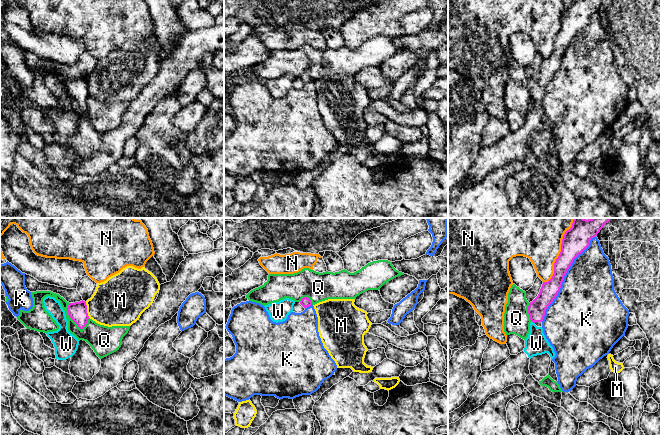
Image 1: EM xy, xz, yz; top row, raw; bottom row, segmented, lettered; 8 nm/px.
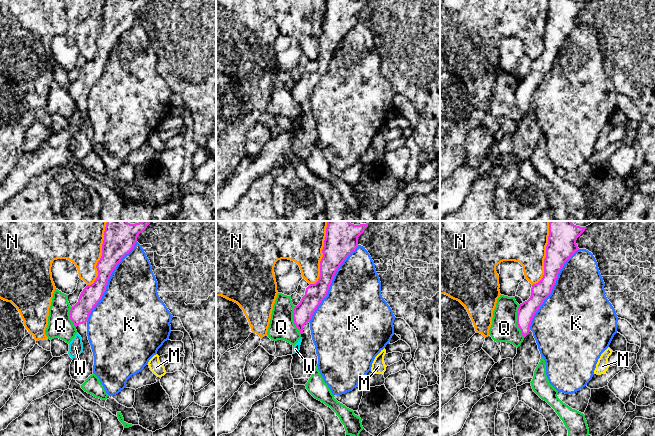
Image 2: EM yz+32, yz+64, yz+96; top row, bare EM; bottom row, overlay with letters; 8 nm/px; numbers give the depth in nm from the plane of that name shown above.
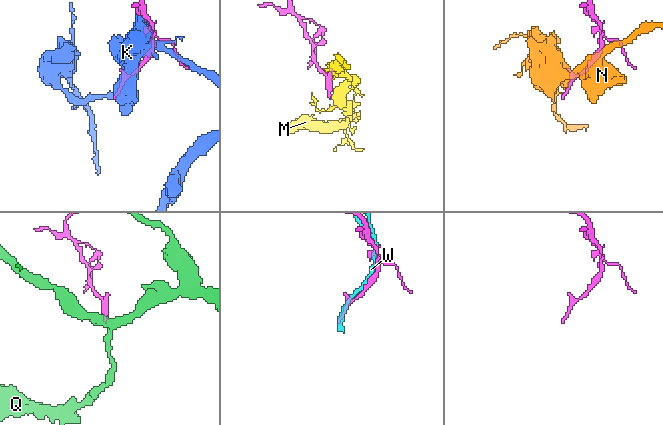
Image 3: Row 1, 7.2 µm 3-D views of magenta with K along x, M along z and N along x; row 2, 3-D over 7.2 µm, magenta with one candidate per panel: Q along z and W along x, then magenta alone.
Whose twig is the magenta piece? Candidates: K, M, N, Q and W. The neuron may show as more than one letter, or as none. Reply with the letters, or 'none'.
none

